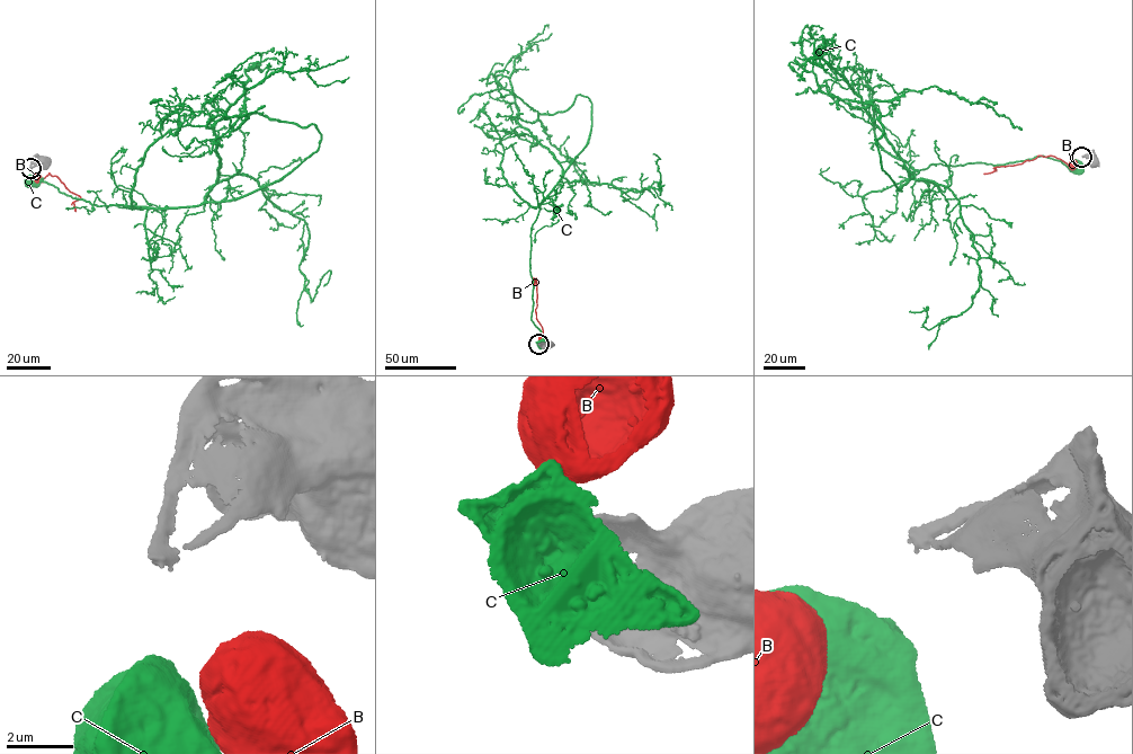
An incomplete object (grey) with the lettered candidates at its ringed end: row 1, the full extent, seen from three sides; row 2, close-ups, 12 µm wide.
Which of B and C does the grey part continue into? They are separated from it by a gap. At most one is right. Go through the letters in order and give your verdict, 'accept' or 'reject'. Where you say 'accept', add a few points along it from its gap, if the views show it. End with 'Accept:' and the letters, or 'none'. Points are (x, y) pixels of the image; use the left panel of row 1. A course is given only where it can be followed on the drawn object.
B: reject
C: reject
Accept: none

